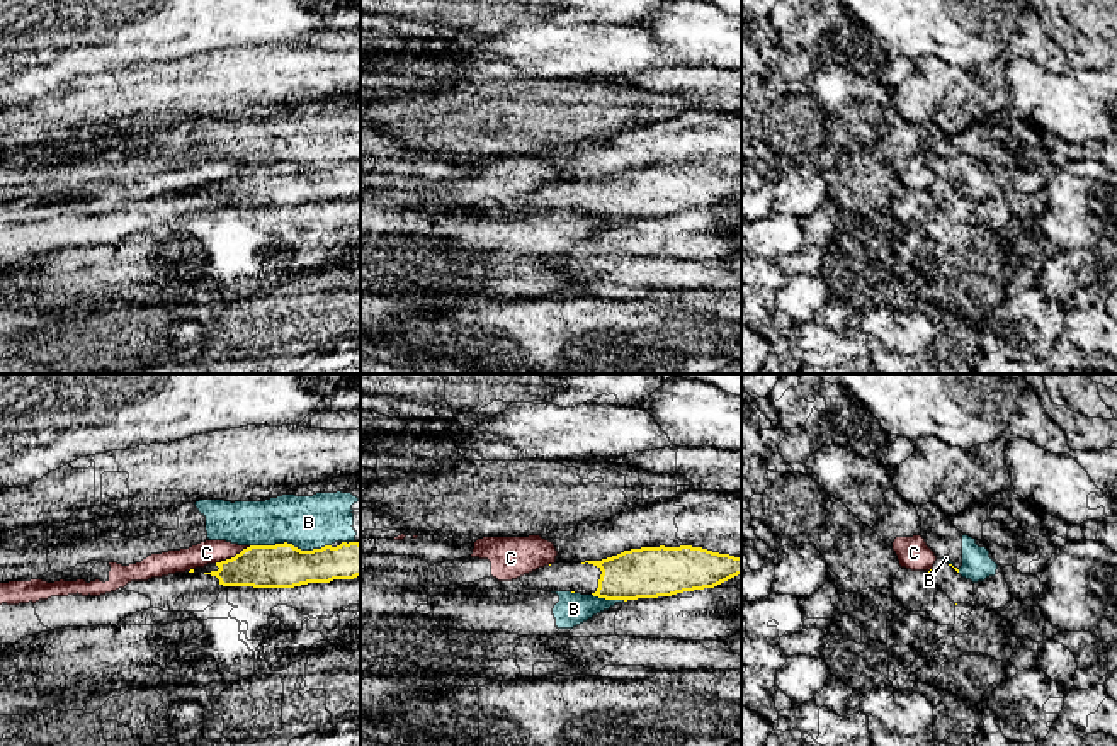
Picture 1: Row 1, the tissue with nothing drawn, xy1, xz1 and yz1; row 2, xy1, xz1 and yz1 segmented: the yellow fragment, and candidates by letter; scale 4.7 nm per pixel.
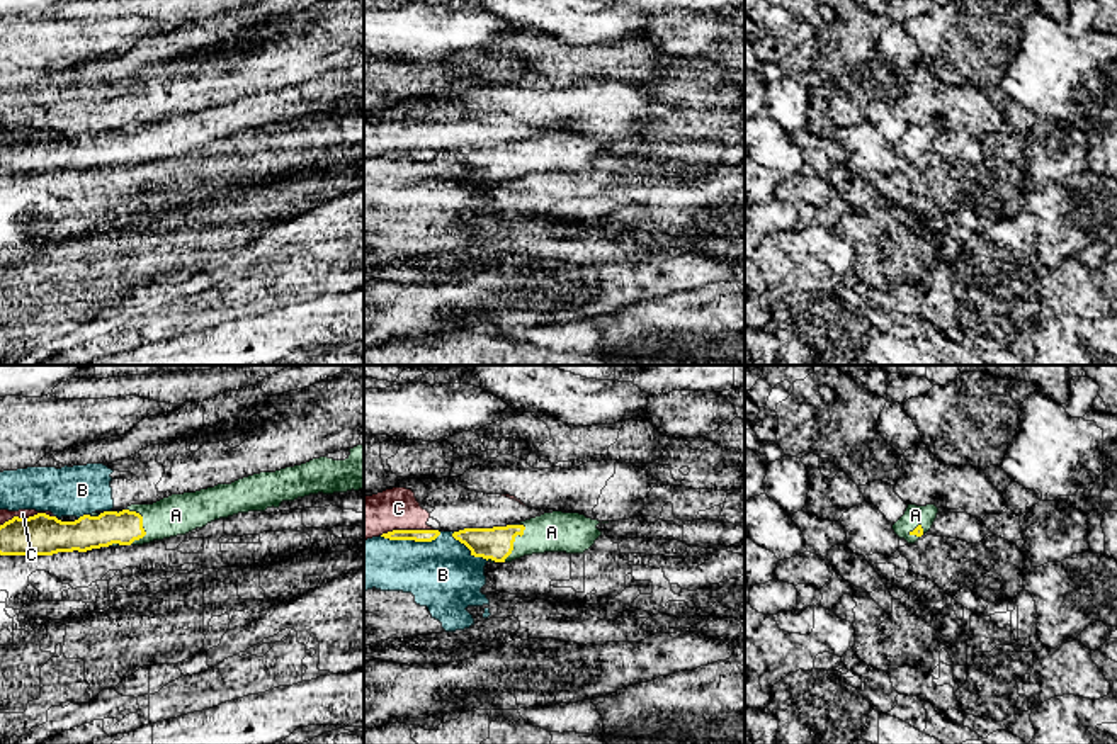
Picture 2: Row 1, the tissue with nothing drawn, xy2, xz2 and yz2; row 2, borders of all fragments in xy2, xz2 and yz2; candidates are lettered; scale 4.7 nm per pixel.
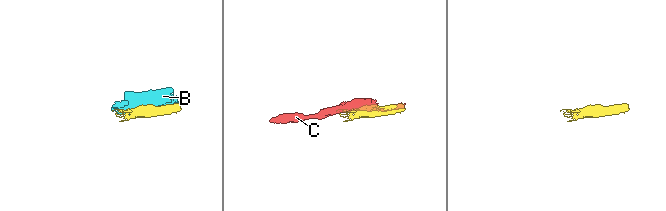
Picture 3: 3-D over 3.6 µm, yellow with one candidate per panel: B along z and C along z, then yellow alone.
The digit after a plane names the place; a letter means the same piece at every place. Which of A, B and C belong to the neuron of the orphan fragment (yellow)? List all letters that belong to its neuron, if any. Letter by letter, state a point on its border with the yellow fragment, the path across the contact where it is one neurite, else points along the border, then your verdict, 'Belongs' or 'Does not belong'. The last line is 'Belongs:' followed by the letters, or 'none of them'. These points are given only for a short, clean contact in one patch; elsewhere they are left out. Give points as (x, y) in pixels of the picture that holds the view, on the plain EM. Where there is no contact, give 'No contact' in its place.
A: Touches yellow at xz2 (514, 160). Path across: xz2 (497, 163), (514, 160), (551, 152). Belongs
B: Touches yellow at xy1 (291, 163). Does not belong
C: Touches yellow at xy2 (26, 138). Does not belong
Belongs: A

